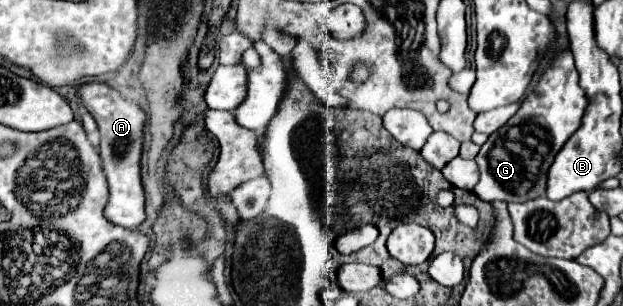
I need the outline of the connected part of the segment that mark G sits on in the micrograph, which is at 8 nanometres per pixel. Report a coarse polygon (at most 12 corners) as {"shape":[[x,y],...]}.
{"shape":[[569,50],[477,154],[485,202],[545,196],[587,106]]}

